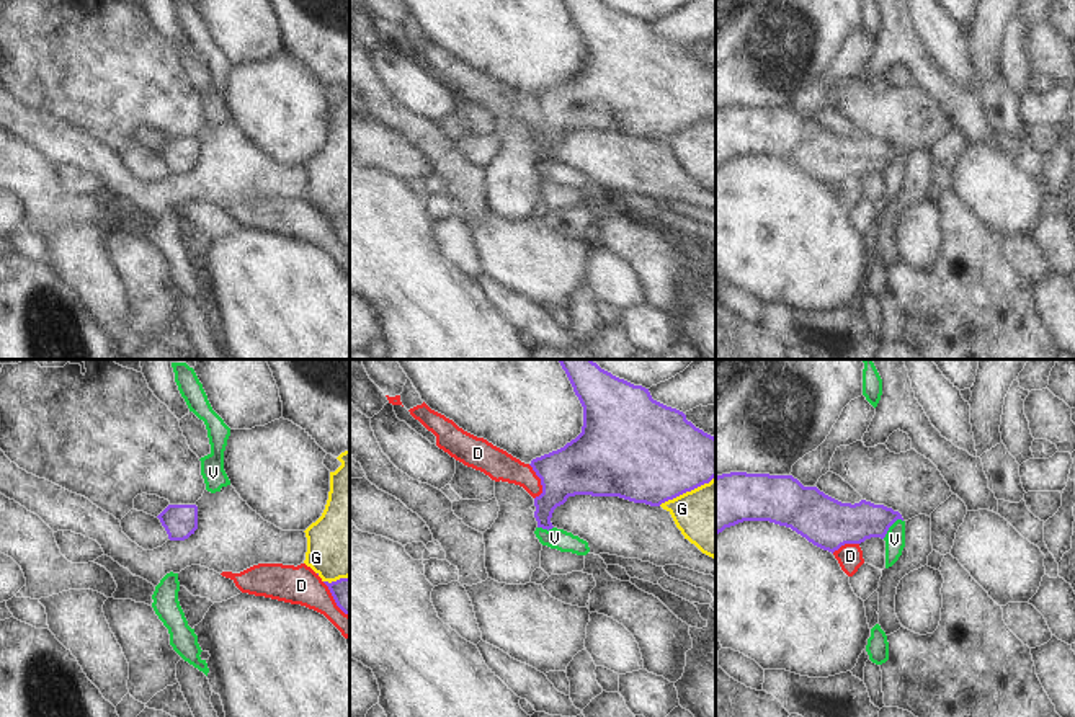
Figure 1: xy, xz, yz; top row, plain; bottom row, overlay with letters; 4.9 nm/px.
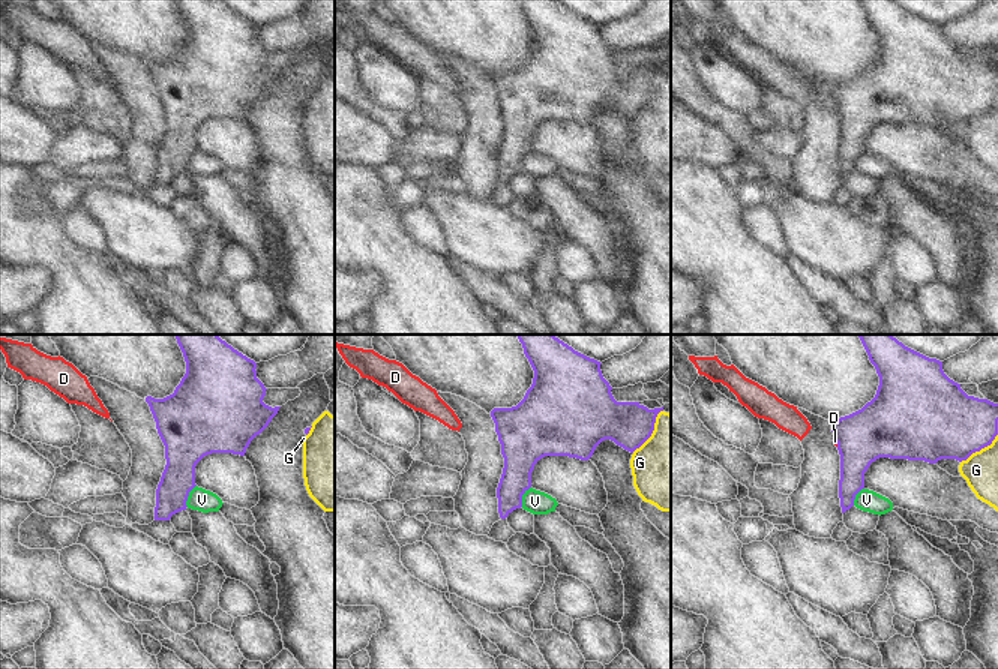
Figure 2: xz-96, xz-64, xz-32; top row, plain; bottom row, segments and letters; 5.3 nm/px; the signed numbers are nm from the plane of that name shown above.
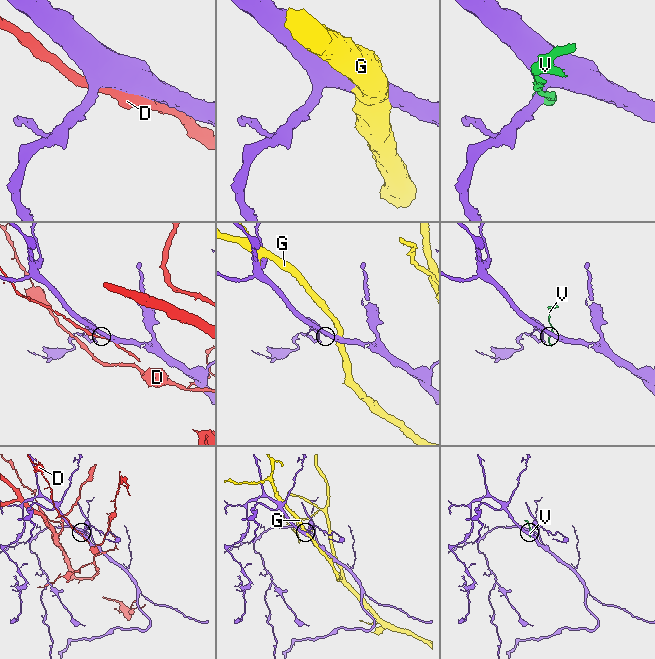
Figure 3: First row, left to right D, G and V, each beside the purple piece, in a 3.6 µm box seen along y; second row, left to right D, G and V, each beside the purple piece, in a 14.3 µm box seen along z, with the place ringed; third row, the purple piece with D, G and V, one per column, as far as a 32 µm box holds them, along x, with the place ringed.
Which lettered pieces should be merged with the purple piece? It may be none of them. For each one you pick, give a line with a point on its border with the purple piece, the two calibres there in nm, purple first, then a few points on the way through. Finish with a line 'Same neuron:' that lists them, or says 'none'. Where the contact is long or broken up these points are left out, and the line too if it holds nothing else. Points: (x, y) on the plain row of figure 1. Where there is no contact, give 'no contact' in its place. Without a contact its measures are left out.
Same neuron: none

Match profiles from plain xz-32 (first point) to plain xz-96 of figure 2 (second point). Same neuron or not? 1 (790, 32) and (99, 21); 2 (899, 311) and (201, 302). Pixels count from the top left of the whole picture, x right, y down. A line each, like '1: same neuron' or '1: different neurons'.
1: same neuron
2: same neuron

